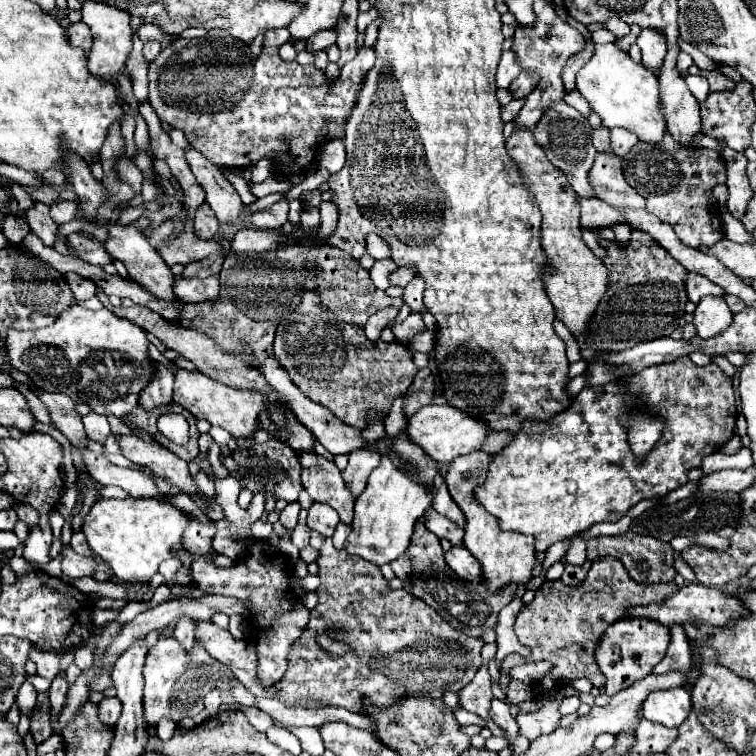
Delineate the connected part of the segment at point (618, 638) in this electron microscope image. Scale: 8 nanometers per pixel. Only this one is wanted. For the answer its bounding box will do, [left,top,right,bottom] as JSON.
[595,617,671,695]

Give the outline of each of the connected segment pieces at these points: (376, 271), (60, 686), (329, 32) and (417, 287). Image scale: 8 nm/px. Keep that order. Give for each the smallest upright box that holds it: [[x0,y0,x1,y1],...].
[[371,259,397,287],[49,675,67,721],[307,29,337,53],[403,275,425,309]]

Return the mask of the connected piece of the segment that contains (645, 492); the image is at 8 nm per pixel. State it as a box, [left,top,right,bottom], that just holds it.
[475,357,737,551]

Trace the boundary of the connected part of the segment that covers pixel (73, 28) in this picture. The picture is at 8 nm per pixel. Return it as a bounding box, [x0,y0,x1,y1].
[67,21,93,53]

